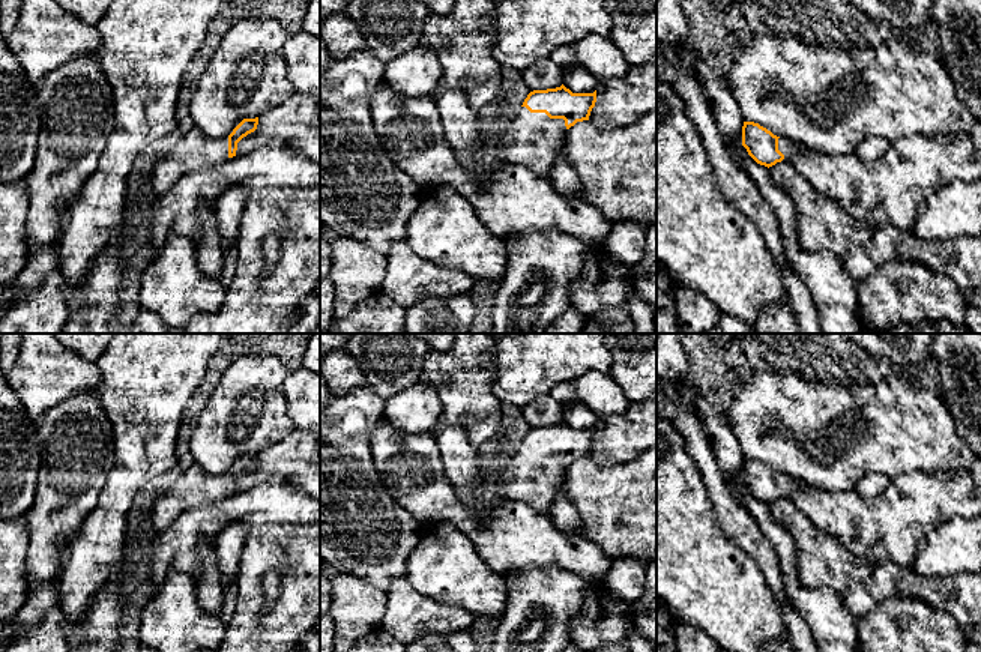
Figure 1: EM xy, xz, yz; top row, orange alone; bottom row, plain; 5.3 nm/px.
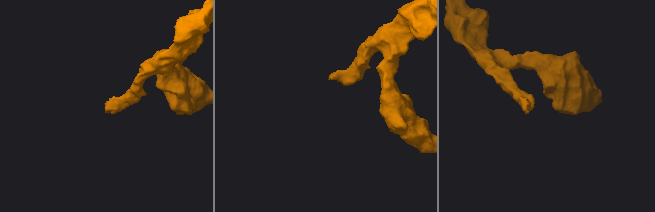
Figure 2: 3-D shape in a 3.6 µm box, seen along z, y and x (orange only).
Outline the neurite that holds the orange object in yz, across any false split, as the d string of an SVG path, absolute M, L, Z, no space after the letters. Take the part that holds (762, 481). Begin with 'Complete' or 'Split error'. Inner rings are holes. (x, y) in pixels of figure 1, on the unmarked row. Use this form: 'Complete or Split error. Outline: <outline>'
Split error. Outline: M744 458L742 482L757 500L768 505L781 497L790 499L795 488L808 487L808 484L802 481L795 481L784 473L774 472L754 458Z

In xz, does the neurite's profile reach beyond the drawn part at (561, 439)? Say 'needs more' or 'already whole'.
needs more

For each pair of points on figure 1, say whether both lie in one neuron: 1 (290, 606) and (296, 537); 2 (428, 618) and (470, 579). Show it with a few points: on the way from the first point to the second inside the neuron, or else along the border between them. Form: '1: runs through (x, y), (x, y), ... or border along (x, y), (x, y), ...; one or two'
1: runs through (296, 589), (296, 553); one
2: border along (412, 588), (440, 603), (458, 606), (476, 618); two

